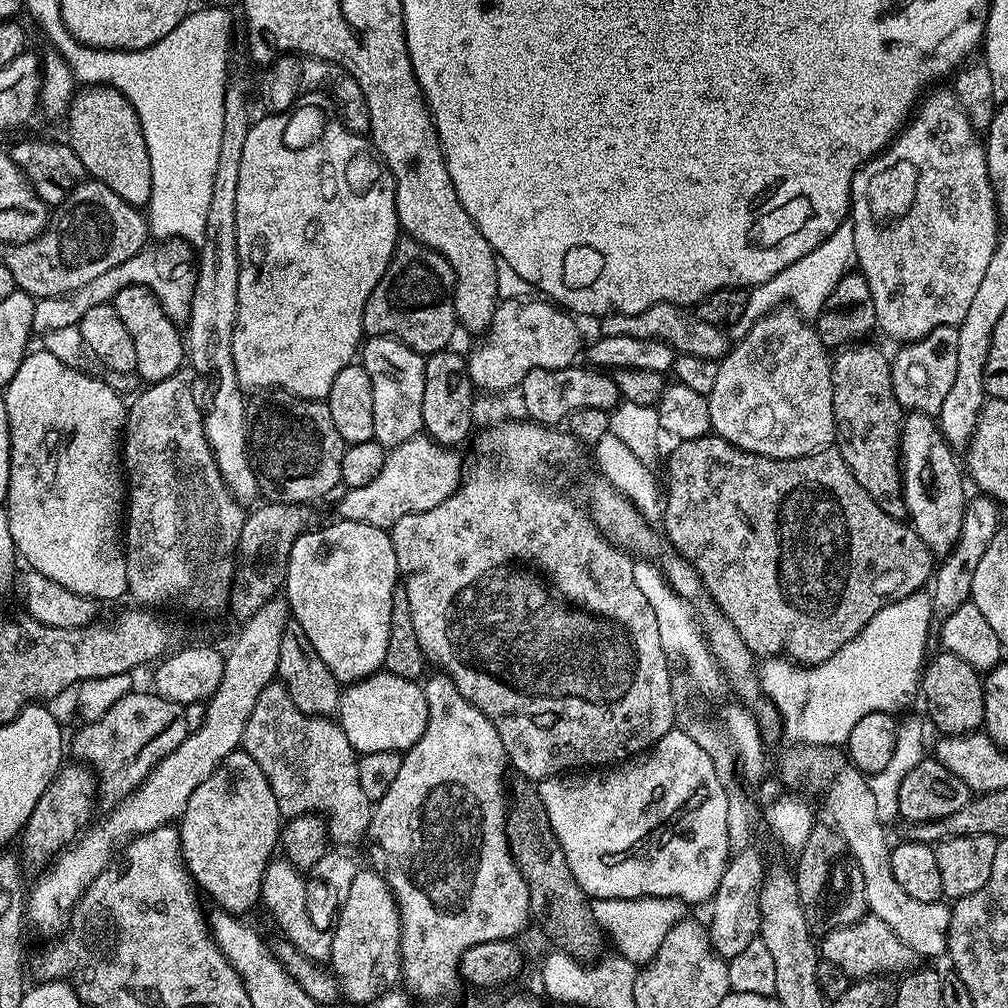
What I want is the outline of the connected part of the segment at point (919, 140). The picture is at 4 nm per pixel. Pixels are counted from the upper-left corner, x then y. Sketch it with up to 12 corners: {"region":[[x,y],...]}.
{"region":[[925,95],[856,169],[879,331],[964,323],[996,253],[977,129]]}

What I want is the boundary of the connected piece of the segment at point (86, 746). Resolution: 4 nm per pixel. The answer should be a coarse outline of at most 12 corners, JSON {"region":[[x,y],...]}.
{"region":[[127,692],[80,726],[99,795],[132,795],[188,737],[183,707]]}

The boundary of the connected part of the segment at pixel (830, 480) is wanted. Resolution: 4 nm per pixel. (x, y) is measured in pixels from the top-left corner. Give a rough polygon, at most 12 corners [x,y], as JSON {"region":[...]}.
{"region":[[675,445],[664,532],[753,657],[933,579],[835,447]]}

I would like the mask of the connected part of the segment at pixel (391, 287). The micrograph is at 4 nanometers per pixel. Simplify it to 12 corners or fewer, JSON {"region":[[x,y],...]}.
{"region":[[397,239],[364,311],[418,353],[458,332],[450,262]]}

